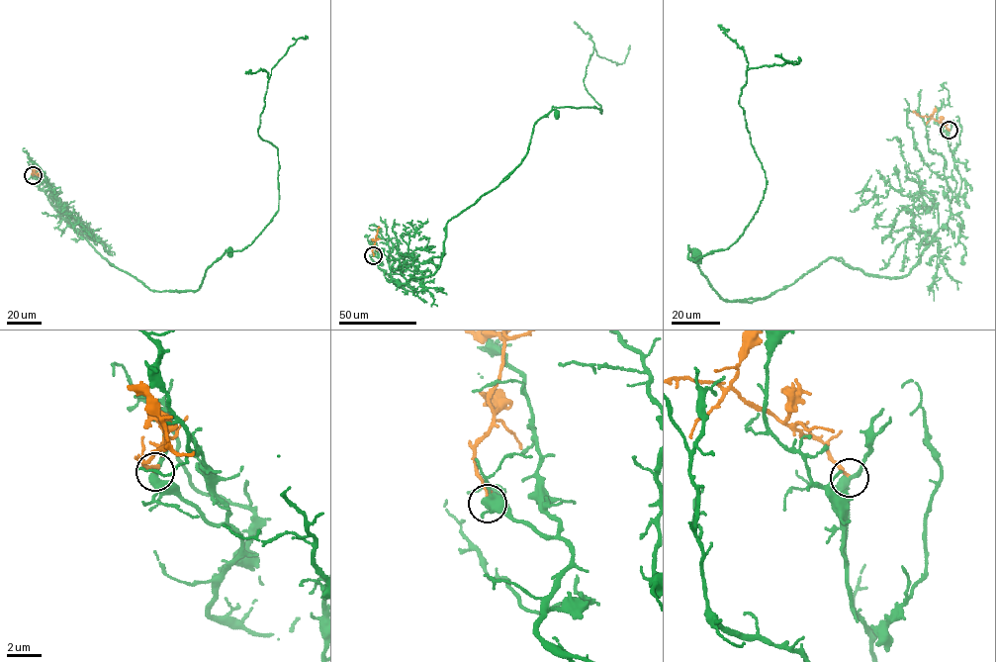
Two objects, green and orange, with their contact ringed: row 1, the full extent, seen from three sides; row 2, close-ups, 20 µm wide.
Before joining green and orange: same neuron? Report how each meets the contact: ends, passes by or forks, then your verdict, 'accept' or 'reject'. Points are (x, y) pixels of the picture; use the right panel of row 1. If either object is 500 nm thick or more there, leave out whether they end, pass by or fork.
green passes by; orange ends there; reject

